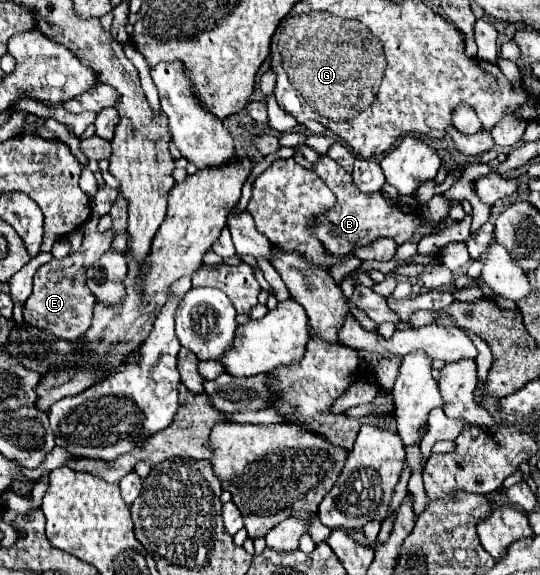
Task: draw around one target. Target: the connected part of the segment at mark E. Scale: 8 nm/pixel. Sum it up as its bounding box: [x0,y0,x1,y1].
[23,215,113,341]

